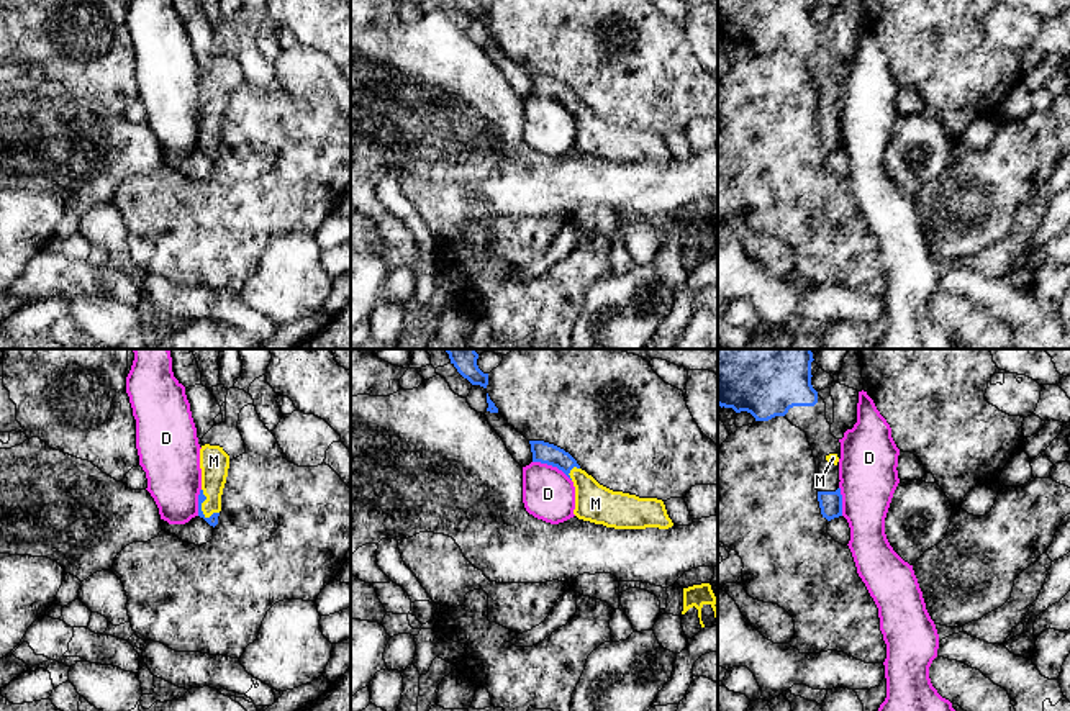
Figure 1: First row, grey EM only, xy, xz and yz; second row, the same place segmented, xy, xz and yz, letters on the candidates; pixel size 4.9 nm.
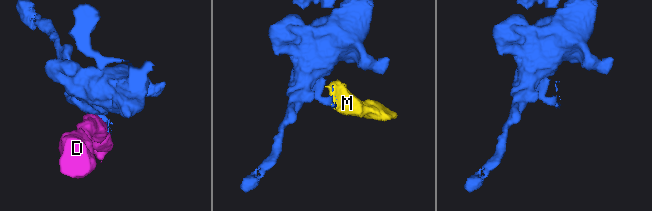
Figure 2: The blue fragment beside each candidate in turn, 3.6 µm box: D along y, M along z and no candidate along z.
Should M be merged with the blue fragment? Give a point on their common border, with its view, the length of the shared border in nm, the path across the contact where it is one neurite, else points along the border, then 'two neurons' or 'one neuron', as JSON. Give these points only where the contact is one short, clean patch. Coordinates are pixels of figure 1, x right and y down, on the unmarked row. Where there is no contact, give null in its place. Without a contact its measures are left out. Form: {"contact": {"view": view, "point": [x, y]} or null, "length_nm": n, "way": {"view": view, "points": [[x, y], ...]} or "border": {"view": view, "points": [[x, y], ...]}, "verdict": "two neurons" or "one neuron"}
{"contact": {"view": "xy", "point": [202, 135]}, "length_nm": 160, "way": {"view": "xy", "points": [[213, 153], [204, 146], [202, 135], [212, 123], [213, 94]]}, "verdict": "one neuron"}

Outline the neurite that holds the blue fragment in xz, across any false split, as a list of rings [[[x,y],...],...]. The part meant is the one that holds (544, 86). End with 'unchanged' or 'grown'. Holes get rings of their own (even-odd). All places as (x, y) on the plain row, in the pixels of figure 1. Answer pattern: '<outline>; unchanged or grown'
[[[529,74],[529,77],[533,95],[557,100],[574,115],[574,147],[578,152],[614,162],[669,162],[673,159],[662,133],[613,125],[582,103],[564,82],[544,74]]]; grown

